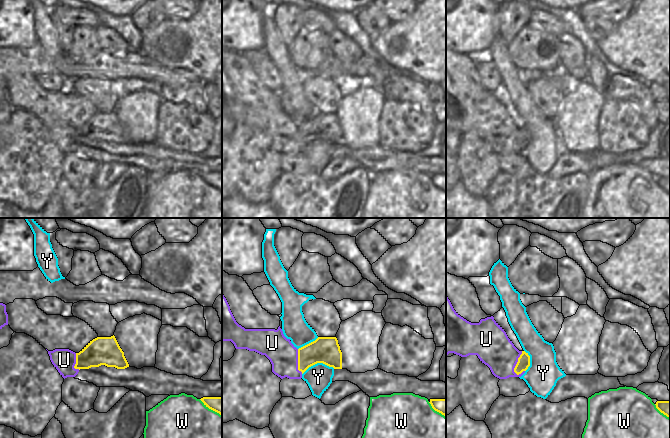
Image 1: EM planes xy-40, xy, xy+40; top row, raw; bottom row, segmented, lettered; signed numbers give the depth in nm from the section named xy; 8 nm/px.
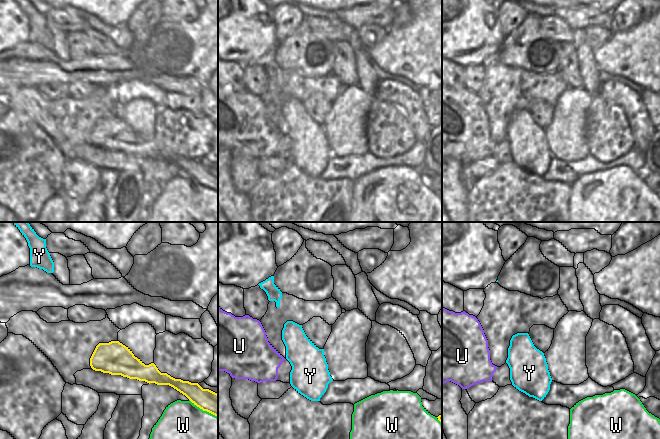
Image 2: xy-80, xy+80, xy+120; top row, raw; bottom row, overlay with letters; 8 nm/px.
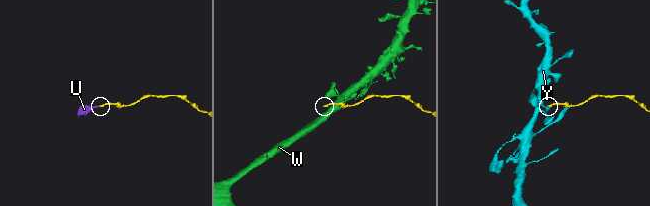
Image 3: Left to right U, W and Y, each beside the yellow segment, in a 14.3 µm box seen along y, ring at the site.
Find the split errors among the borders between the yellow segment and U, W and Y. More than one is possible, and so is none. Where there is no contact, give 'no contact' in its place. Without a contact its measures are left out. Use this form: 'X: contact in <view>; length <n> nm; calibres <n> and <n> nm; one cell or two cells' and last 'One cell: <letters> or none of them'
U: contact in xy+40; length 200 nm; calibres 100 and 280 nm; two cells
W: contact in xy-40; length 220 nm; calibres 140 and 480 nm; two cells
Y: contact in xy; length 260 nm; calibres 220 and 200 nm; two cells
One cell: none of them

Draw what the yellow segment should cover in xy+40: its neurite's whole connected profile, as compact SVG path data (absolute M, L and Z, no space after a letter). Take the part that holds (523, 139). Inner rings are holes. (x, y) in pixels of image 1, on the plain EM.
M522 127L522 130L518 134L518 138L514 144L514 148L519 151L523 147L526 147L530 142L530 132L525 127Z

